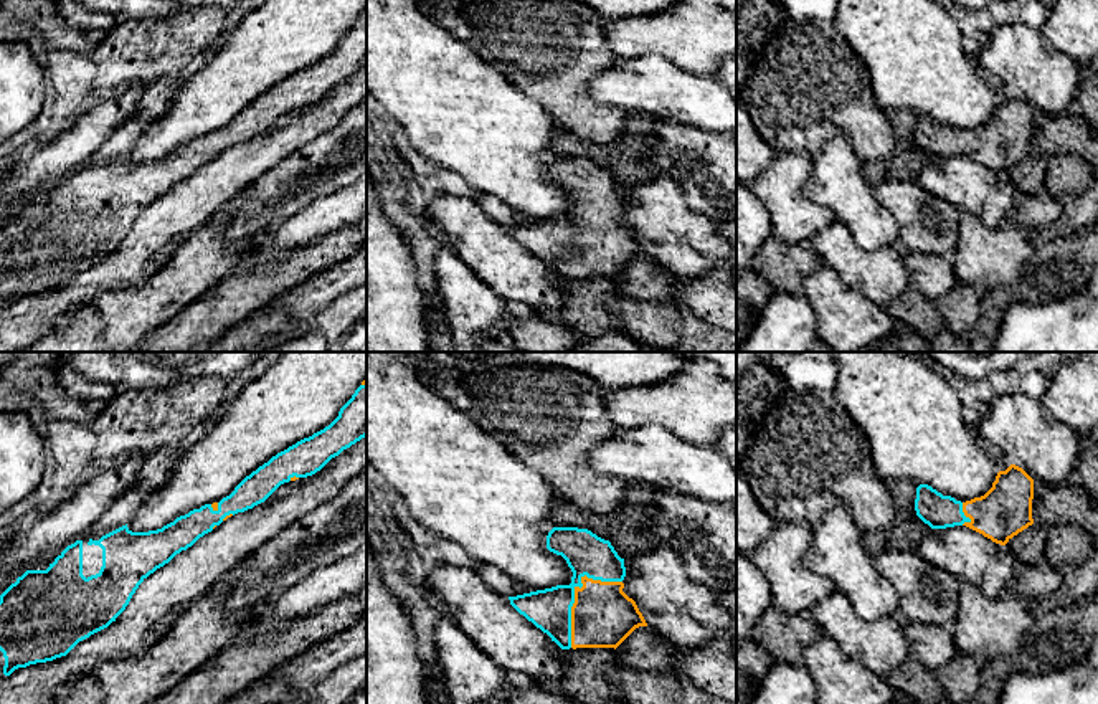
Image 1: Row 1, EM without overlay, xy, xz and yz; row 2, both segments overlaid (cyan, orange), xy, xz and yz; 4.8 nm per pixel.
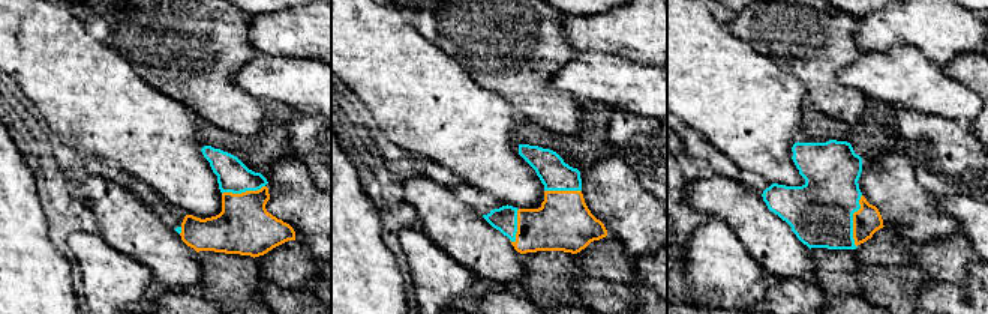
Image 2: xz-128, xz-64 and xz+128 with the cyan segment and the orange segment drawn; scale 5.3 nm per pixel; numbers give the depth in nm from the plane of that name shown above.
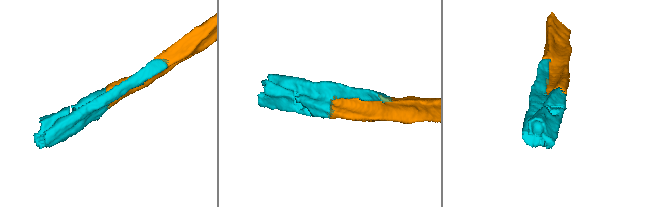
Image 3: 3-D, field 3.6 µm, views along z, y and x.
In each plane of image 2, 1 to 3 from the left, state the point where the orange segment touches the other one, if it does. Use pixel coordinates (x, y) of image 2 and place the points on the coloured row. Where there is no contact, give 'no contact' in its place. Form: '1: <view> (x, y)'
1: xz-128 (243, 191)
2: xz-64 (516, 226)
3: xz+128 (852, 221)

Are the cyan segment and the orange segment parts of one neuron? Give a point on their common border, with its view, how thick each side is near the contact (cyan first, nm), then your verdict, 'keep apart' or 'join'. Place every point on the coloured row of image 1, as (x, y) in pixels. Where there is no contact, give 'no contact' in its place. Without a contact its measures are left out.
xz (573, 592) | 200/300 nm | join

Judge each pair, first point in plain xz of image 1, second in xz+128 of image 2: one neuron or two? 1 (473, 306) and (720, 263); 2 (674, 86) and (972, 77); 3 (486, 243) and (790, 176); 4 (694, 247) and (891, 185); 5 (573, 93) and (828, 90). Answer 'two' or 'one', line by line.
1: one
2: two
3: two
4: one
5: one

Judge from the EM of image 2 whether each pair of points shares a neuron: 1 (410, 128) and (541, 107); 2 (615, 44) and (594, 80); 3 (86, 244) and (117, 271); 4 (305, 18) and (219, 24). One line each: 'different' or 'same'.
1: different
2: different
3: same
4: different

